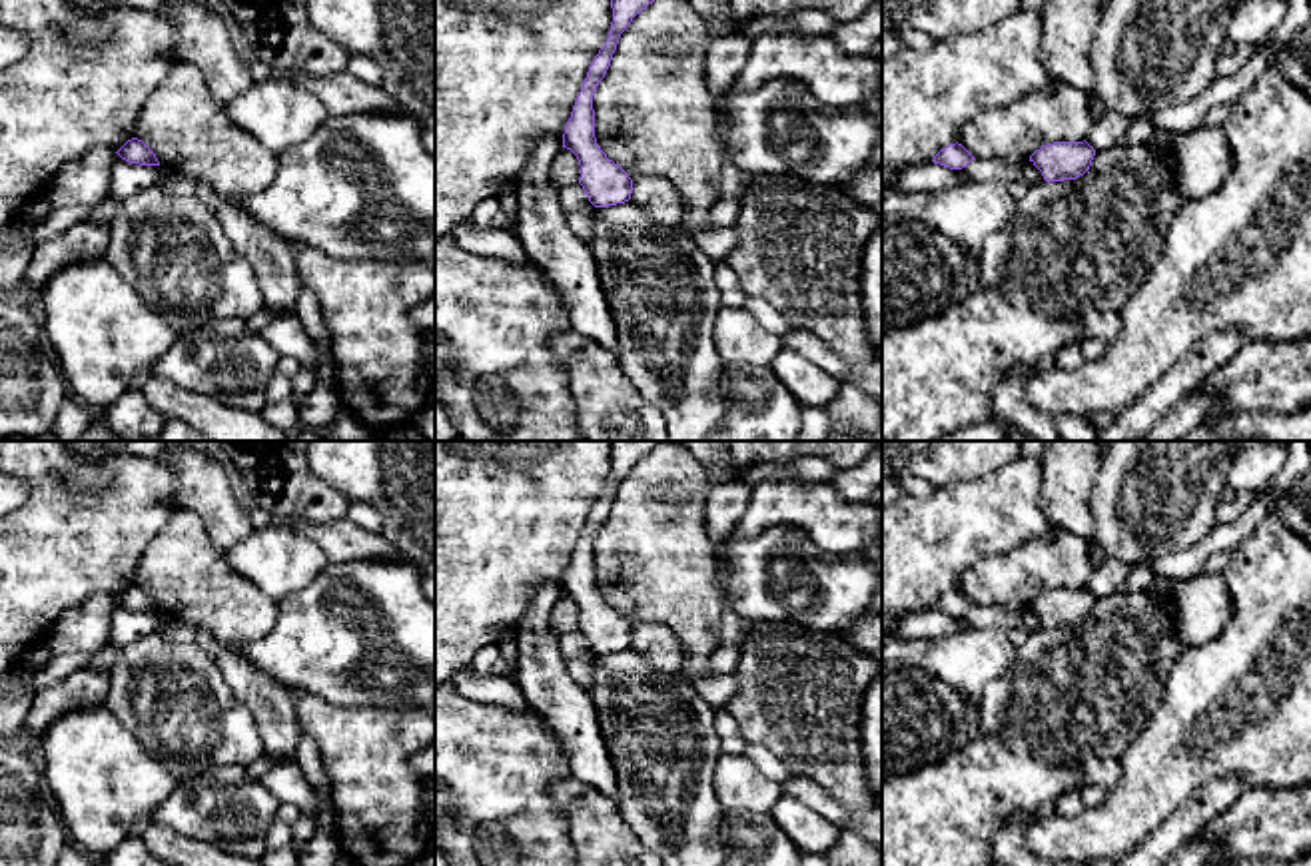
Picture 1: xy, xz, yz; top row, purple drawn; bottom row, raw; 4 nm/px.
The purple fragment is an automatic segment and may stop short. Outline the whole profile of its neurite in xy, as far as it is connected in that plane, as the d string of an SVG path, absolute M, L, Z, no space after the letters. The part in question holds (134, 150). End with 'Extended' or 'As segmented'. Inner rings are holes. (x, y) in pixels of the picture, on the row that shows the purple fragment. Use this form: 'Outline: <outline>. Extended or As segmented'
Outline: M138 138L128 140L116 154L130 164L160 166L156 154Z. As segmented

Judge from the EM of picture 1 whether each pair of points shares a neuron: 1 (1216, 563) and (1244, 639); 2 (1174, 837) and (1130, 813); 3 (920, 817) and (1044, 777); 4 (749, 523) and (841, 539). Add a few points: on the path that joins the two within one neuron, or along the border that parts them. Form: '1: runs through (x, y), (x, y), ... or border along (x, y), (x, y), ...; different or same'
1: border along (1230, 555), (1230, 563), (1220, 575); different
2: border along (1190, 795), (1138, 845); different
3: runs through (950, 809), (984, 783), (1014, 783); same
4: runs through (771, 511), (813, 511), (819, 517); same

